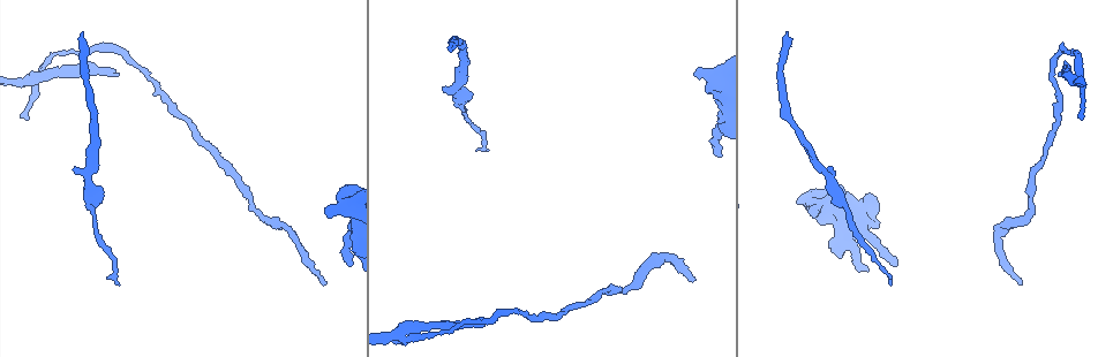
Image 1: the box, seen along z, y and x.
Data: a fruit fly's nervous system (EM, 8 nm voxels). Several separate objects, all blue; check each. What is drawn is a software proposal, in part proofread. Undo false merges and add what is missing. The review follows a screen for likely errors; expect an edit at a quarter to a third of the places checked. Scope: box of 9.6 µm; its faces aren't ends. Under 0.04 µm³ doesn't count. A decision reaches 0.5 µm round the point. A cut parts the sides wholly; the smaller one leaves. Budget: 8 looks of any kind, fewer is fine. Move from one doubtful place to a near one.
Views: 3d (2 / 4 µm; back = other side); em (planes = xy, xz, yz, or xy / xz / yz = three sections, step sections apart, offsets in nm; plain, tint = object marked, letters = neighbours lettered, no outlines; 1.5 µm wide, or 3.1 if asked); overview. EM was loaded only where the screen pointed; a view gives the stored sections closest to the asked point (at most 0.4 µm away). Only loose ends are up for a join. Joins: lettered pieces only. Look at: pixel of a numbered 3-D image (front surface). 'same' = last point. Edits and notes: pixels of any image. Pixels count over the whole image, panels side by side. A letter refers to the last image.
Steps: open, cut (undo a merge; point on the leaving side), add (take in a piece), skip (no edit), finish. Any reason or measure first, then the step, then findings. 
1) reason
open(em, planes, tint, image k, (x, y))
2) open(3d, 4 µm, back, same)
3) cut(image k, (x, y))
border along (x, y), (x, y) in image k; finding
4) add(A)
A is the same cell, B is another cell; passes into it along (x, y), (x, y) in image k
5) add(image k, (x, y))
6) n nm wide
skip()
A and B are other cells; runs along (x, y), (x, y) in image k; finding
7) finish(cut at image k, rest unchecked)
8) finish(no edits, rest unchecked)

three-way junction
open(3d, 4 µm, image 1, (1072, 79))

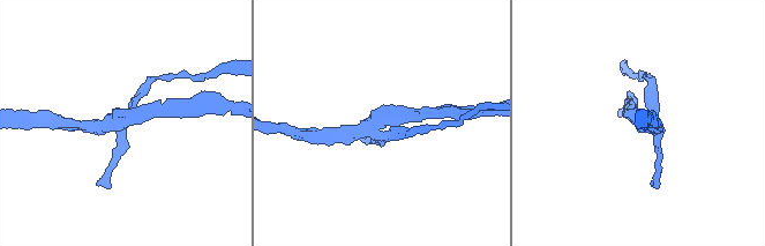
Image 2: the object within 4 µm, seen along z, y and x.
need the tissue
open(em, xy, step 8, letters, image 2, (378, 126))

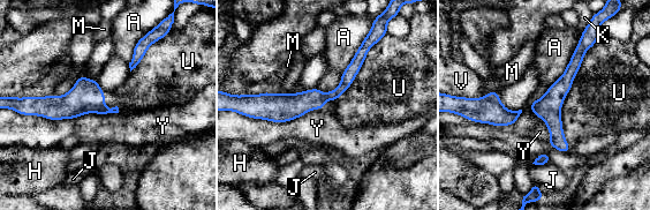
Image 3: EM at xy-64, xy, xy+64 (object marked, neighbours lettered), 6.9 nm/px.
140 nm wide
cut(image 3, (291, 105))
A, H, J, K, M, U, V and Y are other cells; border along (324, 94), (326, 98) in image 3; two neurons meet here

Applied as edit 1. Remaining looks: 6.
thin end
open(em, planes, letters, image 1, (449, 49))

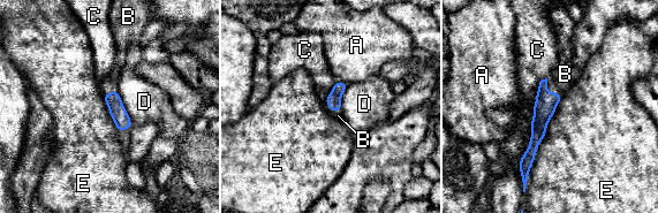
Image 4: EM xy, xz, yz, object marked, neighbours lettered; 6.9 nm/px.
110 nm wide
add(image 4, (565, 74))
B is the same cell, A, C, D and E are other cells; it goes on there

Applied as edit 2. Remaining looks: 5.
see it whole again
open(overview)

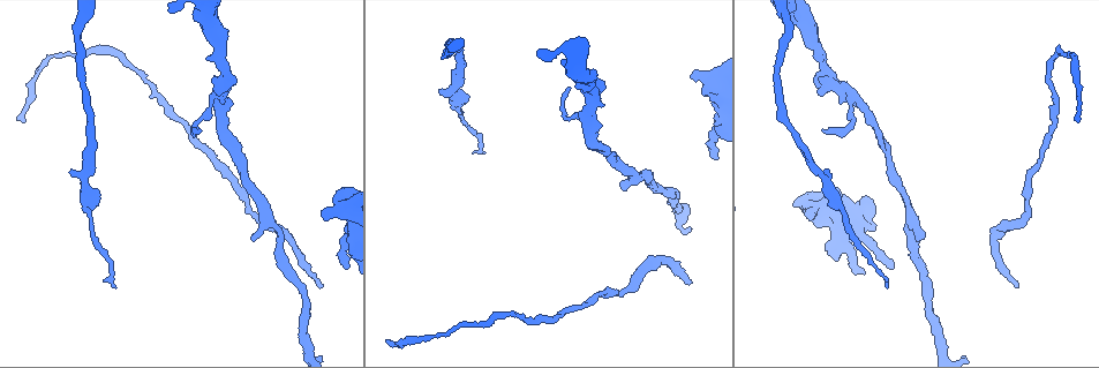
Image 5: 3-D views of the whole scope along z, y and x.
an open end
open(em, xy, step 8, letters, image 5, (823, 133))

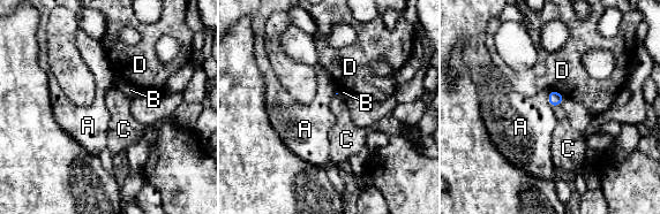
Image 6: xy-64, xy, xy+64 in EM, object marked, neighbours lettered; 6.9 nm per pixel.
skip()
A, B, C and D are other cells; border along (549, 91), (548, 104), (552, 107) in image 6; no lettered piece goes on from it

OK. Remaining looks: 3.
finish(cut at image 3, add at image 4, rest unchecked)

